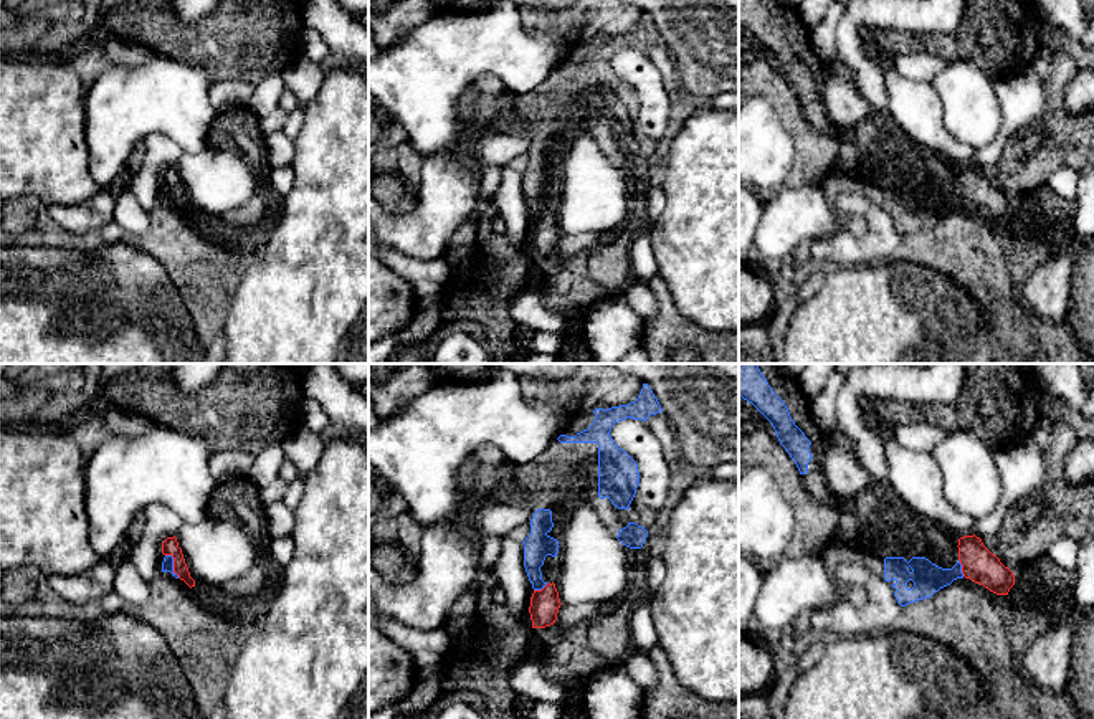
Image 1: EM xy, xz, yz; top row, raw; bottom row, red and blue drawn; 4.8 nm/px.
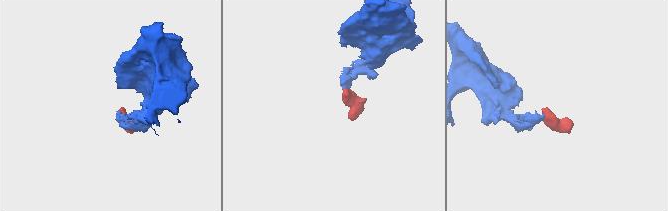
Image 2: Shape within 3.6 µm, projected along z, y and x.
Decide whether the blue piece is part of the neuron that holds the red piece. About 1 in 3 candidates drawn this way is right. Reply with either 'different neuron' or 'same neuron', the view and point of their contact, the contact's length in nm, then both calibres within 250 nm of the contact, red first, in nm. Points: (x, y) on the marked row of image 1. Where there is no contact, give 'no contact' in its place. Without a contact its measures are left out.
same neuron | xy (174, 564) | 140 nm | 80/60 nm

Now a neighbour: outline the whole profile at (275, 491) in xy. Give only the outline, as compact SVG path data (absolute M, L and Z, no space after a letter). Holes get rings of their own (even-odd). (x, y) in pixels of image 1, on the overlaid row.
M281 476L269 483L266 488L261 489L261 499L268 506L271 502L284 501L288 493L289 483Z

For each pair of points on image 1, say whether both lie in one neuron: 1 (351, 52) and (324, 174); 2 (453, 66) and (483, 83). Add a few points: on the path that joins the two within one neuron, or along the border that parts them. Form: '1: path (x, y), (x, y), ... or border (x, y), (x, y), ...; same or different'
1: border (344, 61), (351, 66); different
2: border (471, 83), (483, 75), (494, 75), (506, 90); different

